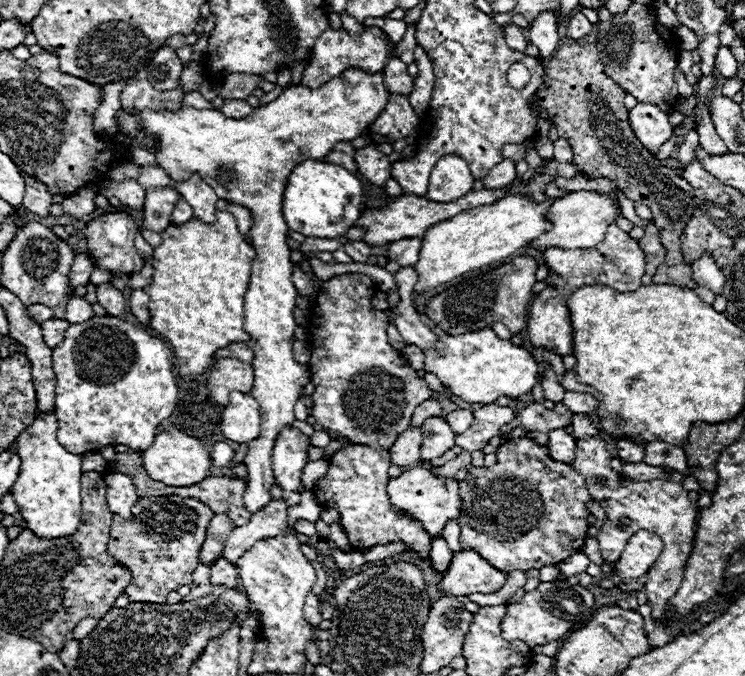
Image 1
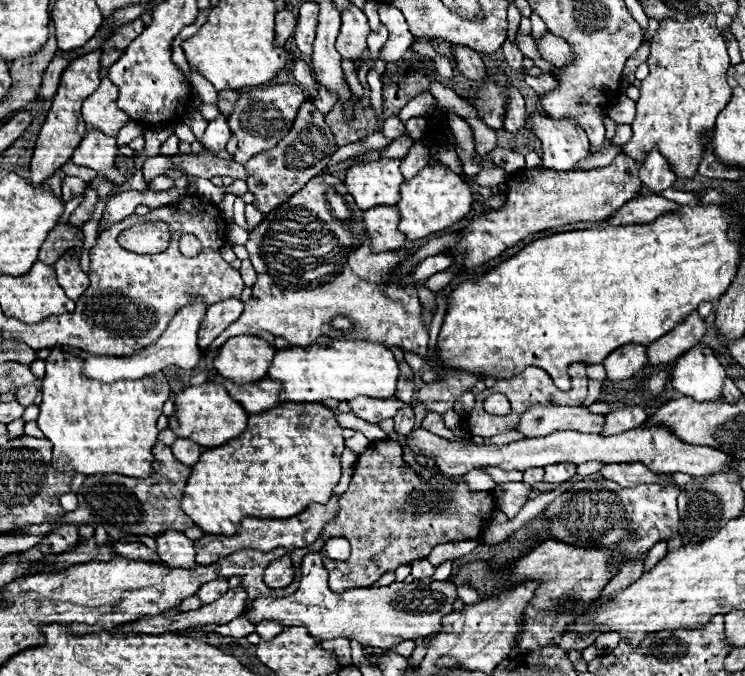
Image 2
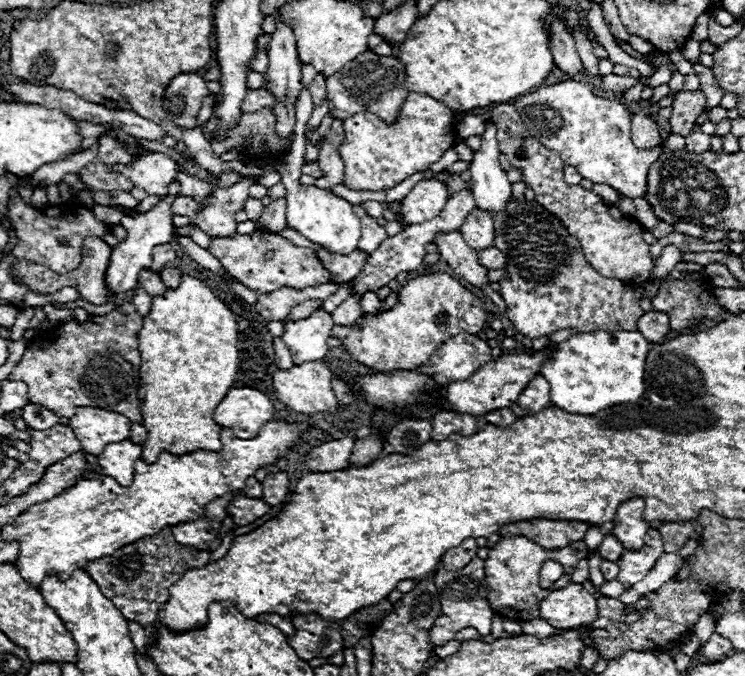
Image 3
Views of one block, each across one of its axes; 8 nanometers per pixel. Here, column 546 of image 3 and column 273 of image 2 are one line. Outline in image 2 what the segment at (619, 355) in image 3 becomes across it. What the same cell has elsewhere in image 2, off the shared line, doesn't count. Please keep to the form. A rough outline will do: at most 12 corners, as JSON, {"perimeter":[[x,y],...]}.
{"perimeter":[[368,340],[278,350],[280,402],[390,398],[398,362]]}

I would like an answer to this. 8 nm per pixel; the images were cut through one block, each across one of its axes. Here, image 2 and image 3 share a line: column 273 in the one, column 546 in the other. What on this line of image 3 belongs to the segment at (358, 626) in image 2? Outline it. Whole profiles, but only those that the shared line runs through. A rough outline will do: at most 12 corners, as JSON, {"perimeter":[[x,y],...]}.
{"perimeter":[[570,584],[542,600],[540,618],[570,630],[598,618],[596,598]]}

